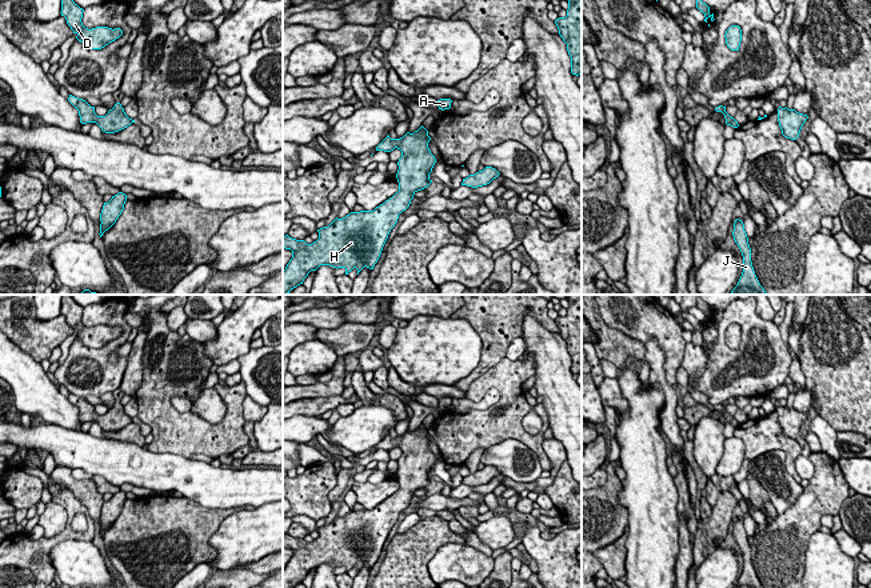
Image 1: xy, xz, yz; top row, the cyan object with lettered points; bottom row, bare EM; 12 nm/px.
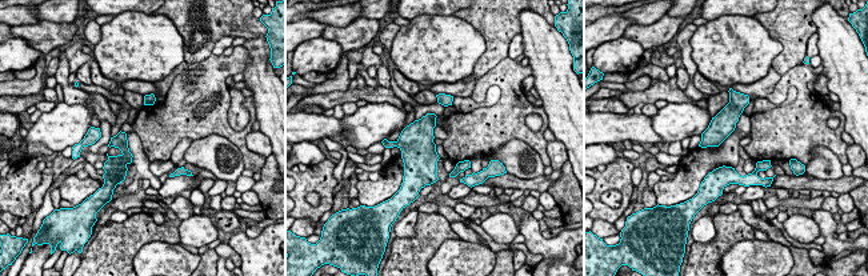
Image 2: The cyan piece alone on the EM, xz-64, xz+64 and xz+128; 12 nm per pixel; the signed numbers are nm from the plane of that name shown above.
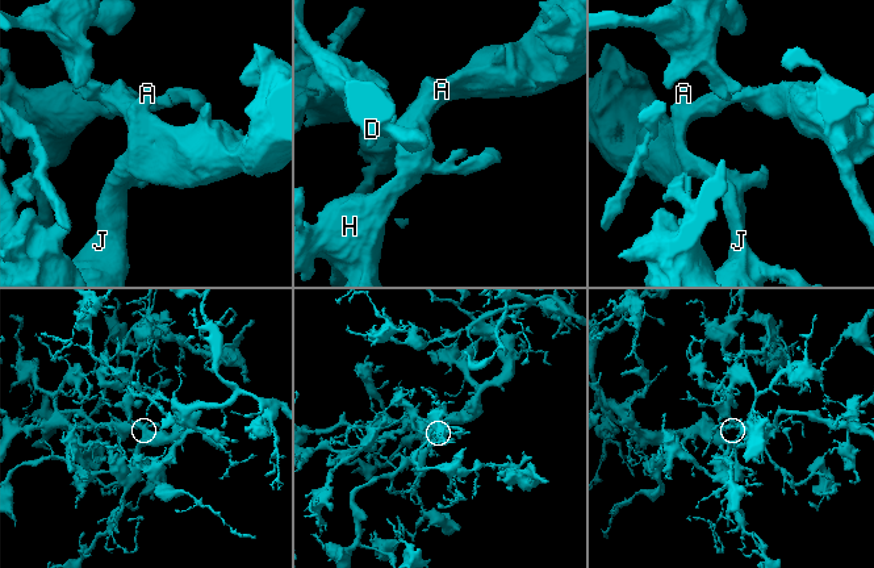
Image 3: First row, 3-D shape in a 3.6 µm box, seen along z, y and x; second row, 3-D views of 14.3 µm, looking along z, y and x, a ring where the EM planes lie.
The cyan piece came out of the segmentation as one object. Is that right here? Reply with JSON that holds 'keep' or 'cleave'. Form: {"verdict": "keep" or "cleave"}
{"verdict": "keep"}

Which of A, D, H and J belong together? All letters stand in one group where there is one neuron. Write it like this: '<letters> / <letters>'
A D H J

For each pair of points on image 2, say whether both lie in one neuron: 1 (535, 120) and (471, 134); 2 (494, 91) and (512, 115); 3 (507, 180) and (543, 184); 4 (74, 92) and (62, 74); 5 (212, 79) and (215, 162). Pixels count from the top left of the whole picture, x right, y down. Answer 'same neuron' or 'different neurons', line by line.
1: different neurons
2: different neurons
3: same neuron
4: same neuron
5: different neurons

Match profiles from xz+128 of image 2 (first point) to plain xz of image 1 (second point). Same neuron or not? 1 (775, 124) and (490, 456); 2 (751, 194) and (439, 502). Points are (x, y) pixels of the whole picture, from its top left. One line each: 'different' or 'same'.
1: different
2: different

